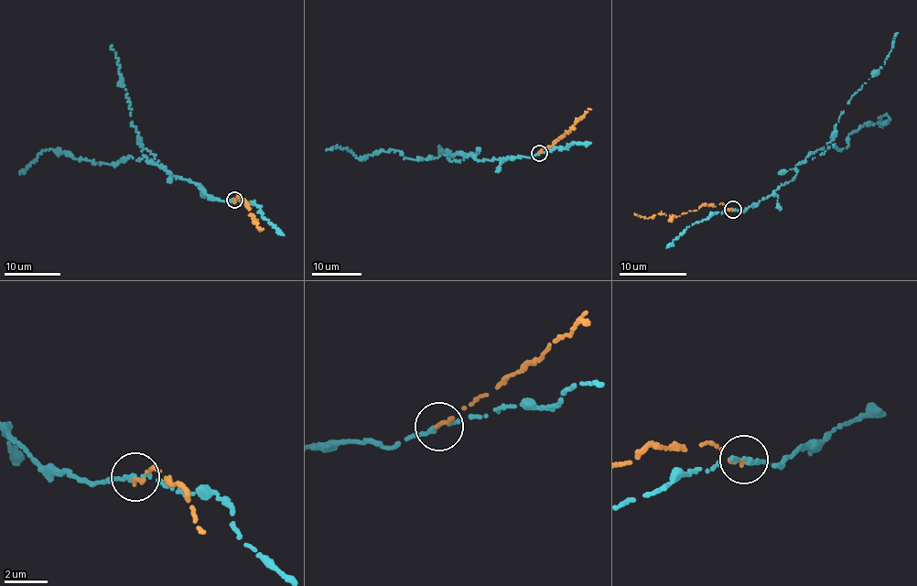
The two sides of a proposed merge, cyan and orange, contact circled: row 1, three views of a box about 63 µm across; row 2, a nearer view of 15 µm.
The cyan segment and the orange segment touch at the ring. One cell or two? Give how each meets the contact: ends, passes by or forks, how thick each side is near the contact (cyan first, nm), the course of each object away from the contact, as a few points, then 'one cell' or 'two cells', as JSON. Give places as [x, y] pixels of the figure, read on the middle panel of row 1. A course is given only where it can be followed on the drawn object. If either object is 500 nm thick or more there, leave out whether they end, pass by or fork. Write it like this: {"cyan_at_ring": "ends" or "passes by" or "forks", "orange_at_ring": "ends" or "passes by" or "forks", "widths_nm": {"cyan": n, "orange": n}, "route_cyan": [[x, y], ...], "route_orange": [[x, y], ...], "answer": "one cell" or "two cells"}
{"cyan_at_ring": "ends", "orange_at_ring": "ends", "widths_nm": {"cyan": 280, "orange": 240}, "route_cyan": [[539, 153], [500, 159], [476, 158], [472, 153], [415, 158], [390, 149], [364, 157], [339, 147], [326, 148]], "route_orange": [[539, 153], [570, 131], [576, 121], [590, 108]], "answer": "two cells"}

